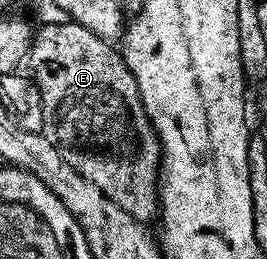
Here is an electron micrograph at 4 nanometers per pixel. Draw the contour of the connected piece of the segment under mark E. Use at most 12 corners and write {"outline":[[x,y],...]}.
{"outline":[[72,21],[28,44],[63,161],[138,221],[161,142],[110,40]]}

